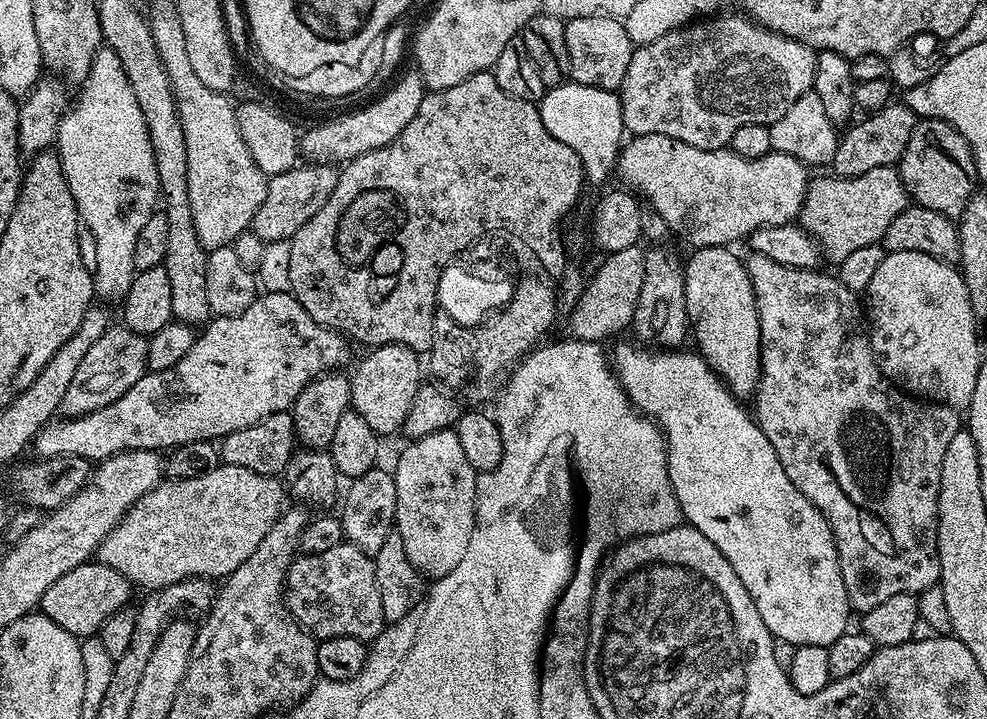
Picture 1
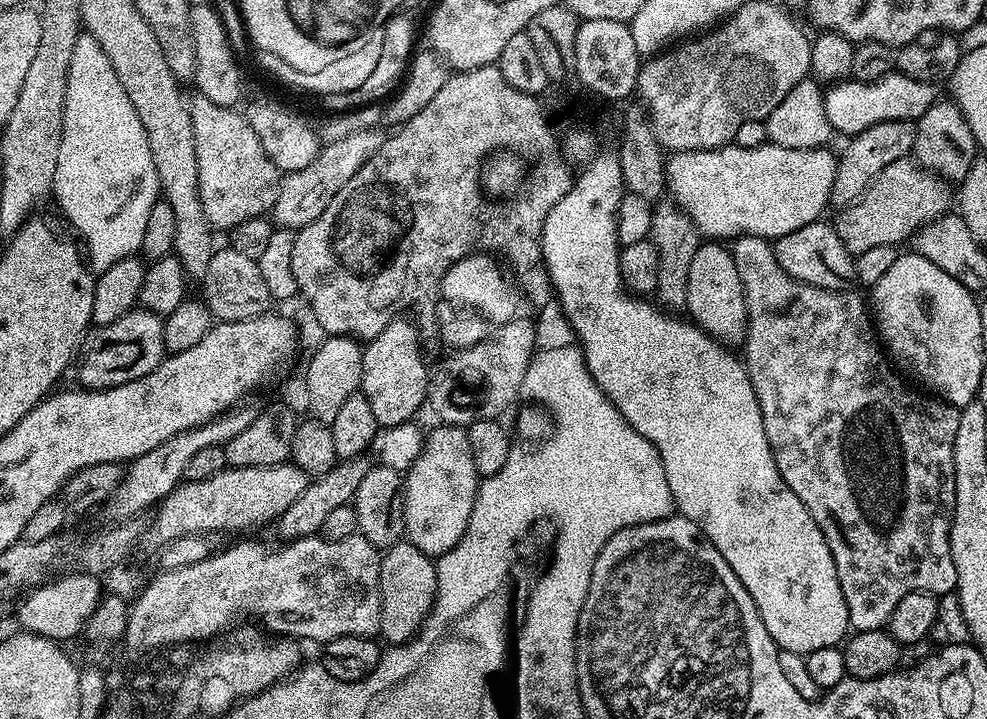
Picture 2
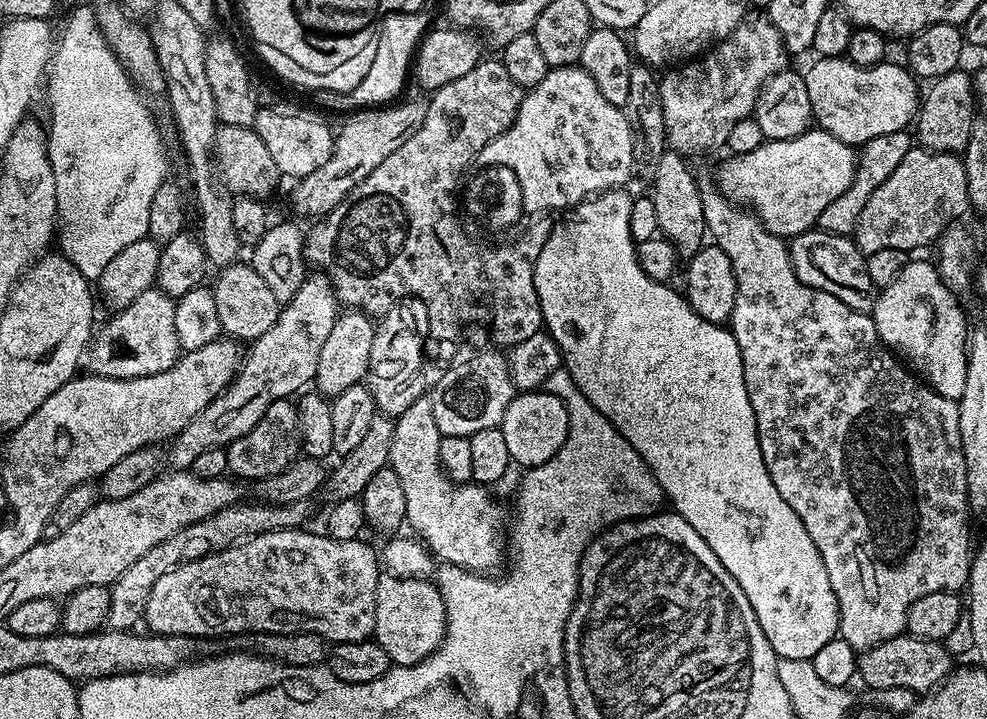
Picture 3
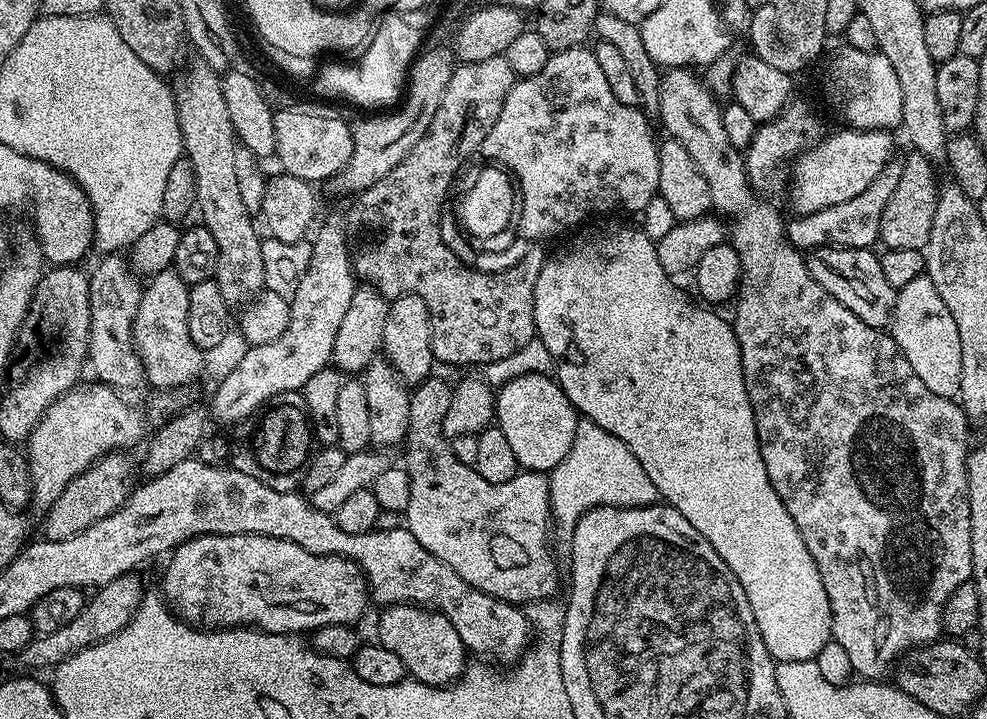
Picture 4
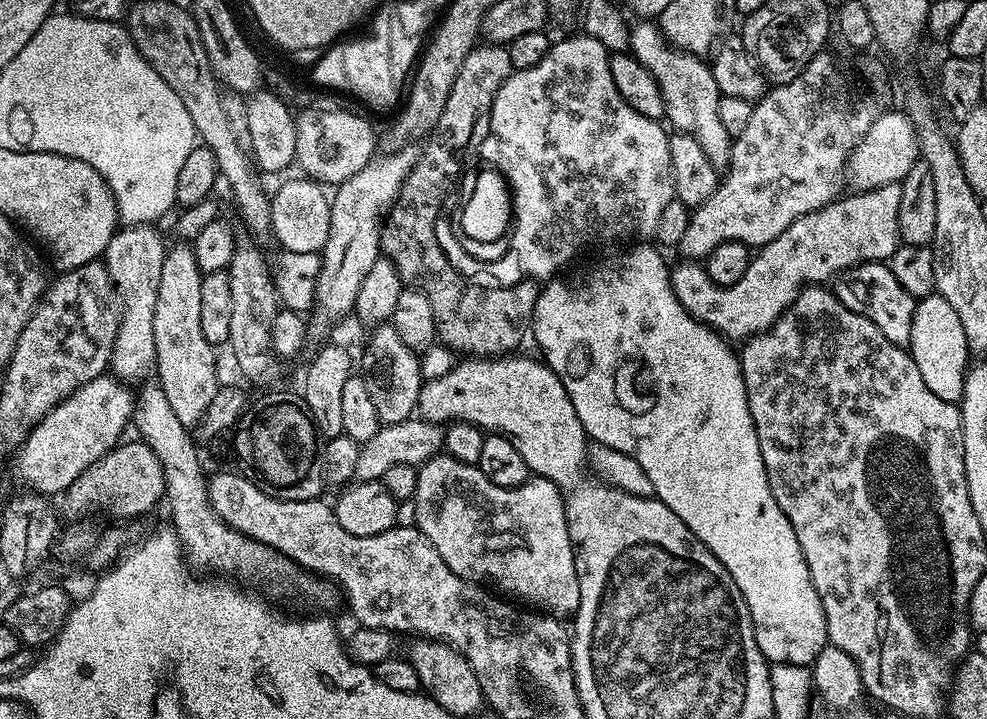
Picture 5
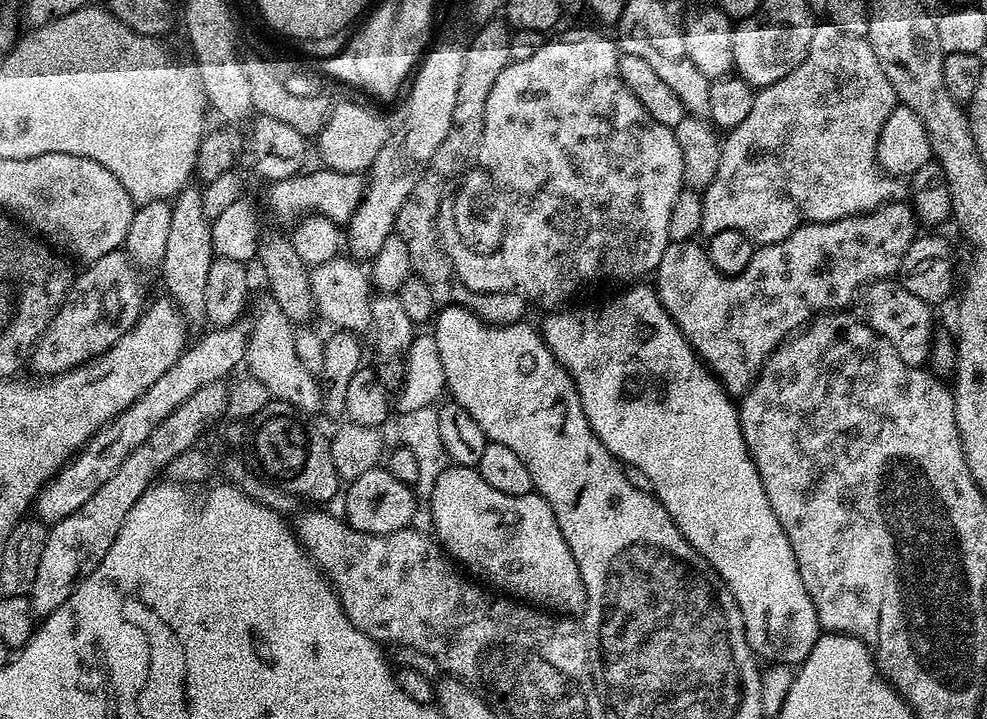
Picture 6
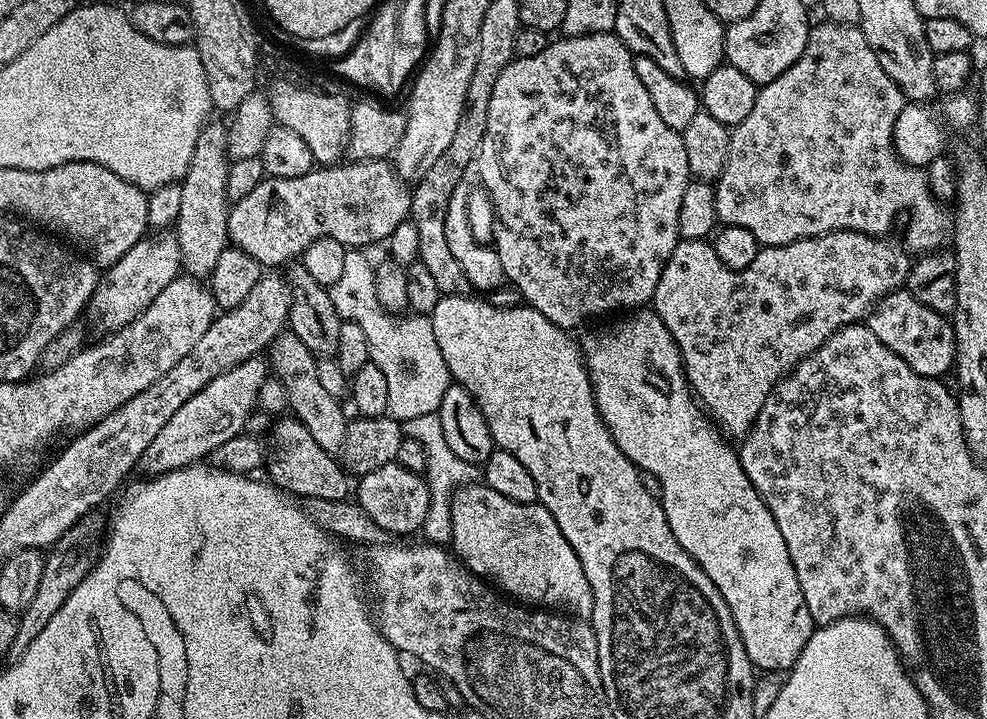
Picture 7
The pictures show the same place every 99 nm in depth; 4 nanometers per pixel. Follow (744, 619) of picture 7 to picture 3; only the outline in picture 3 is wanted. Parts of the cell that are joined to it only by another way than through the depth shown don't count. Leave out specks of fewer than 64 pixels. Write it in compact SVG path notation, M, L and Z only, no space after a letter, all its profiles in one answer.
M627 187L611 188L605 192L598 192L594 196L589 196L587 200L582 201L582 203L576 205L575 208L567 209L567 211L557 219L561 220L558 221L556 225L553 223L551 227L549 227L548 235L544 238L544 245L540 247L540 253L534 266L534 290L538 290L538 298L540 299L542 314L544 315L544 328L557 344L563 360L563 371L570 374L570 378L576 383L580 393L624 435L626 442L630 442L630 446L634 446L634 450L638 450L638 454L644 459L646 466L654 474L656 481L659 482L660 488L664 491L667 503L671 505L676 515L686 518L686 522L690 522L690 526L694 526L694 530L698 530L698 534L702 534L702 538L706 538L706 546L710 546L710 550L714 550L714 554L718 554L718 562L722 562L722 566L726 566L726 570L730 570L734 582L738 582L738 586L742 586L742 594L746 594L746 599L750 601L750 606L754 610L754 618L758 618L758 626L762 626L762 634L766 634L766 642L770 642L770 646L775 650L777 657L811 660L814 654L818 654L818 650L822 650L822 646L826 646L826 642L837 639L840 630L838 598L834 598L834 586L830 586L830 577L826 574L826 566L822 562L822 554L818 554L818 546L814 546L814 538L810 538L810 534L806 534L806 526L802 526L802 518L798 518L798 514L794 514L794 510L790 510L786 498L782 498L782 494L778 494L777 488L774 487L774 482L770 482L770 474L766 470L766 462L762 458L762 450L758 442L754 406L750 406L750 394L746 394L746 378L744 377L744 367L742 366L742 354L738 350L738 342L734 338L731 327L725 326L724 324L715 324L706 318L702 318L688 305L687 299L685 299L681 293L679 296L679 294L671 288L673 286L671 283L650 278L650 274L646 274L646 270L642 270L640 259L636 253L637 242L630 234L630 206L632 205L634 196L633 193L630 194L628 191L629 189Z

